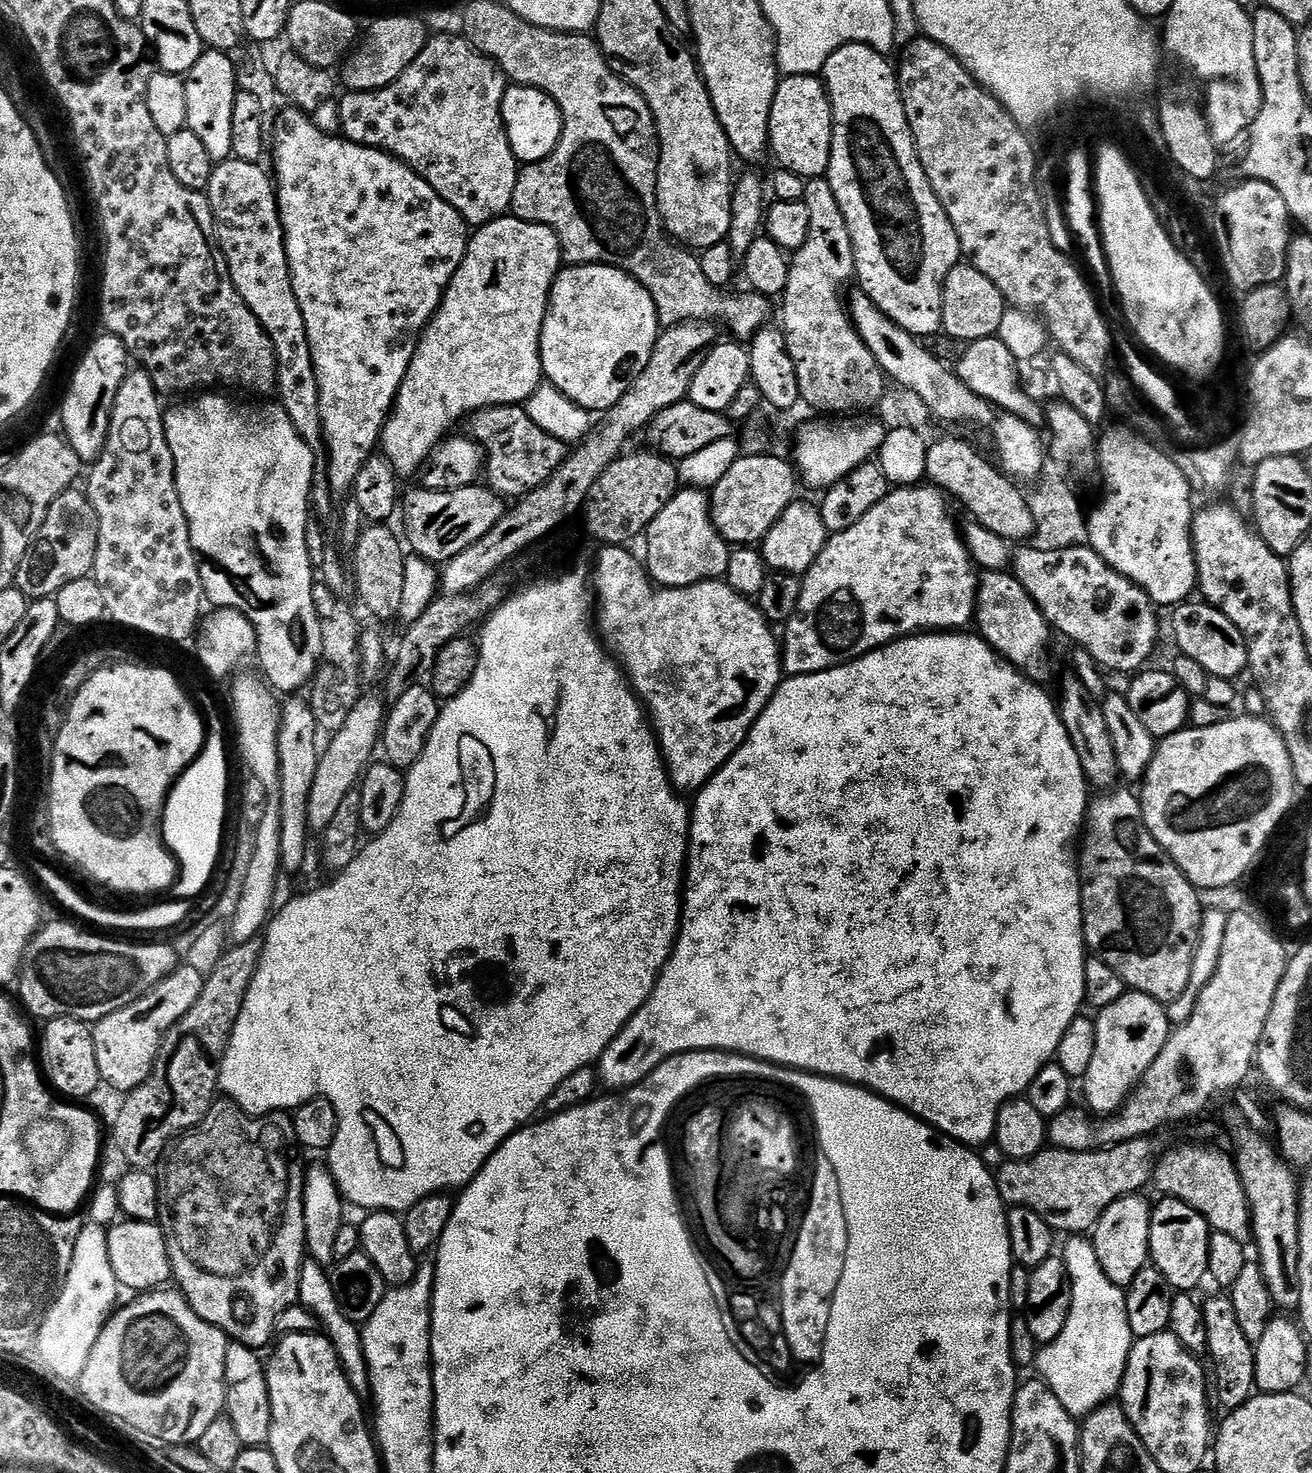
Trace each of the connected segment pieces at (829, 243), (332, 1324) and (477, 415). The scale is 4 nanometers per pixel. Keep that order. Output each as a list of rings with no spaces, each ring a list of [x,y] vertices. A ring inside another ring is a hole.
[[[812,178],[807,181],[803,202],[810,210],[809,236],[801,248],[795,250],[788,269],[790,278],[786,282],[786,290],[782,297],[784,303],[784,324],[782,331],[788,347],[790,358],[794,362],[794,370],[798,374],[800,399],[806,405],[817,408],[820,414],[860,414],[863,408],[875,409],[886,391],[886,377],[878,366],[874,354],[862,342],[848,315],[845,297],[840,296],[840,287],[856,274],[856,259],[852,249],[850,230],[846,226],[846,218],[838,206],[838,198],[834,198],[834,190],[827,179]]]
[[[305,1259],[299,1274],[299,1298],[298,1302],[316,1317],[316,1321],[332,1346],[334,1346],[336,1357],[338,1357],[341,1367],[347,1380],[355,1391],[358,1398],[364,1400],[371,1393],[369,1382],[368,1363],[365,1362],[363,1335],[359,1325],[350,1322],[341,1307],[338,1306],[334,1298],[331,1275],[327,1269],[317,1263],[314,1259]]]
[[[503,404],[484,408],[472,413],[470,423],[471,438],[484,450],[487,487],[501,498],[527,495],[529,489],[538,487],[554,475],[570,451],[564,441],[546,434],[538,421],[528,416],[528,409],[524,406]]]

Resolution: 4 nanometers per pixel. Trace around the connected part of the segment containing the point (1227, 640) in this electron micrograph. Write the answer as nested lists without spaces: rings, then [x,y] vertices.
[[[1207,602],[1192,603],[1182,603],[1172,612],[1174,613],[1172,616],[1172,628],[1176,631],[1176,644],[1180,647],[1178,648],[1179,651],[1198,662],[1209,676],[1235,681],[1236,676],[1242,675],[1243,672],[1245,675],[1248,668],[1248,643],[1244,641],[1244,635],[1240,633],[1238,626],[1234,626],[1234,622],[1230,622],[1230,618],[1226,618],[1226,614],[1222,614],[1211,604]]]

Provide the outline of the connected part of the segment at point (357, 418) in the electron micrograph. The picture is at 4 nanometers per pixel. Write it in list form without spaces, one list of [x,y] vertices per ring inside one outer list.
[[[288,106],[275,117],[276,137],[270,140],[270,156],[276,159],[274,171],[274,187],[276,204],[280,208],[280,221],[284,227],[284,245],[288,269],[292,279],[294,298],[298,298],[298,306],[302,310],[302,318],[306,326],[306,338],[312,355],[312,365],[316,371],[316,381],[320,391],[320,421],[324,427],[323,443],[328,444],[328,473],[326,479],[333,493],[351,493],[358,474],[363,470],[363,464],[377,451],[382,440],[384,421],[388,419],[396,395],[406,378],[406,370],[416,352],[416,345],[428,327],[428,321],[440,309],[440,301],[444,299],[444,289],[454,278],[456,271],[462,266],[464,255],[470,239],[469,225],[439,194],[431,188],[423,178],[408,167],[403,160],[381,152],[378,148],[368,148],[364,144],[356,144],[340,134],[329,134],[316,125],[315,119],[309,113],[299,108]]]

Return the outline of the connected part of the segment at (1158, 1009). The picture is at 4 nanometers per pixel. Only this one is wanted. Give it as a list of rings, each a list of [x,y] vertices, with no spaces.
[[[1125,991],[1118,1002],[1099,1009],[1095,1017],[1096,1049],[1090,1070],[1082,1077],[1084,1100],[1093,1113],[1108,1118],[1128,1103],[1137,1084],[1143,1081],[1150,1066],[1162,1054],[1170,1035],[1165,1005],[1141,992]]]

